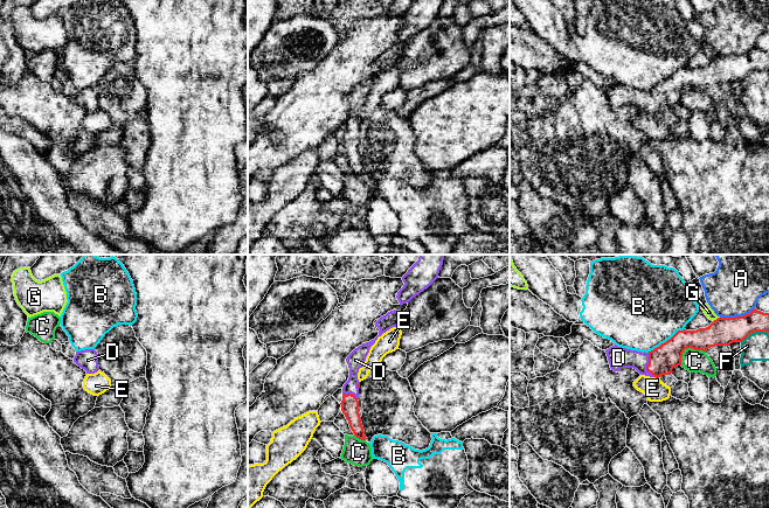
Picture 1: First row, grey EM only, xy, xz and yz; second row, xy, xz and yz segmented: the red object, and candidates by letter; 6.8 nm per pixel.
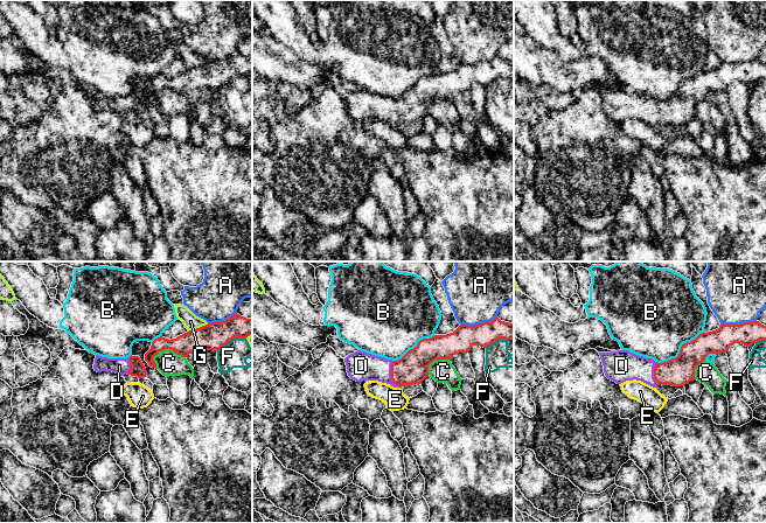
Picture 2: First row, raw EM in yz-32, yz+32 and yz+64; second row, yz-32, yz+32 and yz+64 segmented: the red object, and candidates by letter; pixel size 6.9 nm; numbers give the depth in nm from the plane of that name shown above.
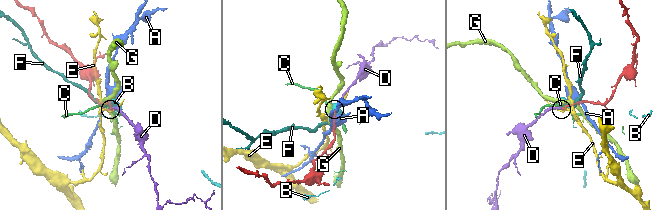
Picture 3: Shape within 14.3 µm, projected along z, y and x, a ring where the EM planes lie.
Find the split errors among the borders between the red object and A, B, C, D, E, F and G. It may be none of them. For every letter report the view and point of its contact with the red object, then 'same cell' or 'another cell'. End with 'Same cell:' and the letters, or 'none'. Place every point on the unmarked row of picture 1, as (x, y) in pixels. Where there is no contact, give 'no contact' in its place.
A: meets red in yz at (736, 55); another cell
B: meets red in yz at (666, 79); another cell
C: meets red in yz at (687, 85); another cell
D: meets red in yz at (648, 103); same cell
E: meets red in yz at (656, 116); another cell
F: meets red in yz at (754, 70); another cell
G: meets red in yz at (716, 57); another cell
Same cell: D

